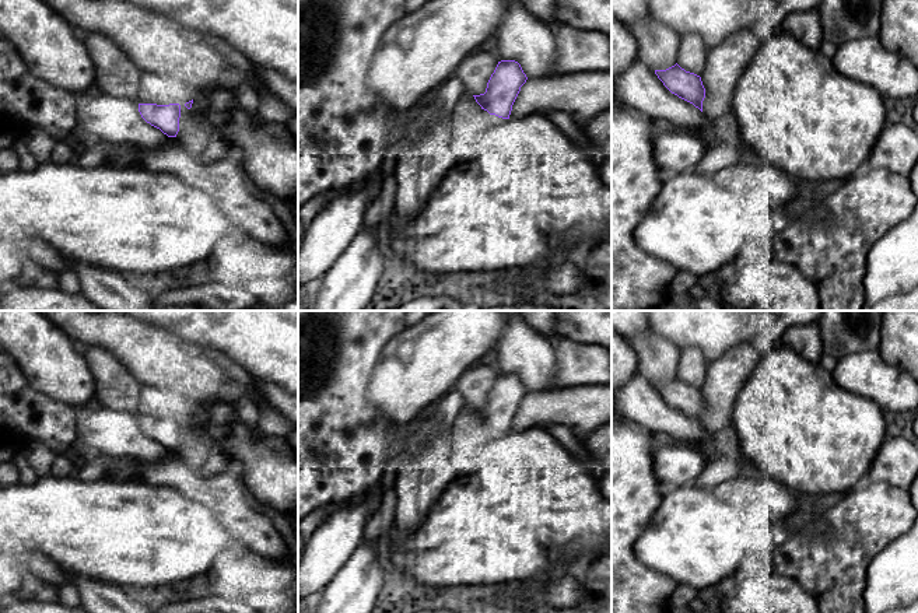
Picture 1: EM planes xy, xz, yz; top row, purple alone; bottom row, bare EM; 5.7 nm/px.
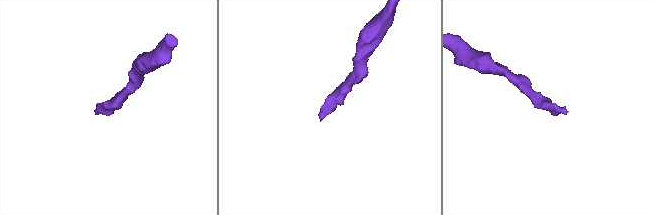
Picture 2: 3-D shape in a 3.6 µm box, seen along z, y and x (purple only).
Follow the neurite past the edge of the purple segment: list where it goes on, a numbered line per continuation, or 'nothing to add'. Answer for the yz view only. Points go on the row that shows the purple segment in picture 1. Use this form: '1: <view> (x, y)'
nothing to add

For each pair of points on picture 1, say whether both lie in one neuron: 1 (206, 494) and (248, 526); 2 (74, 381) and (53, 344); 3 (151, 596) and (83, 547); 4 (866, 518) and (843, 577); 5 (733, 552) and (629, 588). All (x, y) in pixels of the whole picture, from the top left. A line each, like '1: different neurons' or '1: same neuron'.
1: same neuron
2: same neuron
3: different neurons
4: same neuron
5: different neurons

